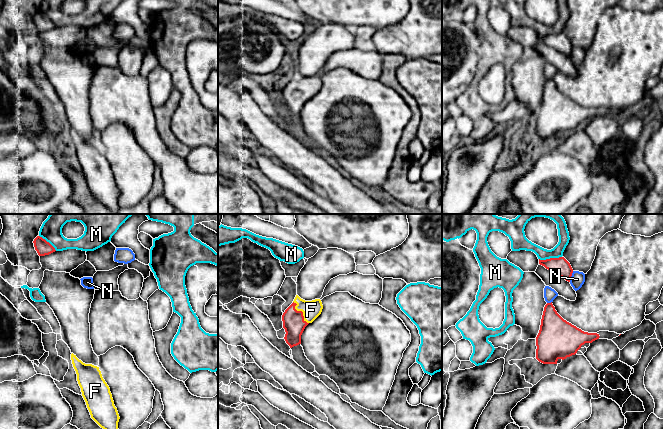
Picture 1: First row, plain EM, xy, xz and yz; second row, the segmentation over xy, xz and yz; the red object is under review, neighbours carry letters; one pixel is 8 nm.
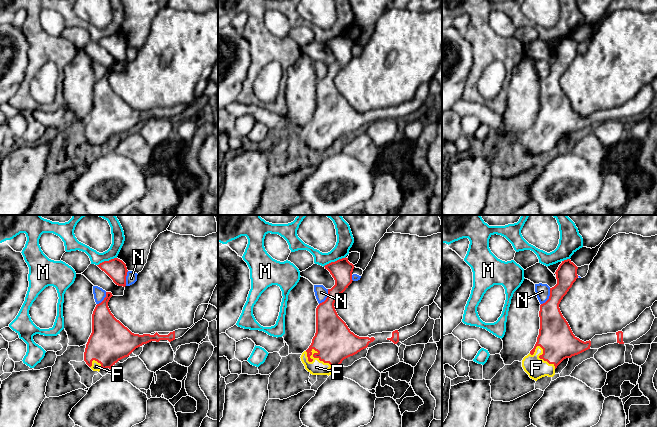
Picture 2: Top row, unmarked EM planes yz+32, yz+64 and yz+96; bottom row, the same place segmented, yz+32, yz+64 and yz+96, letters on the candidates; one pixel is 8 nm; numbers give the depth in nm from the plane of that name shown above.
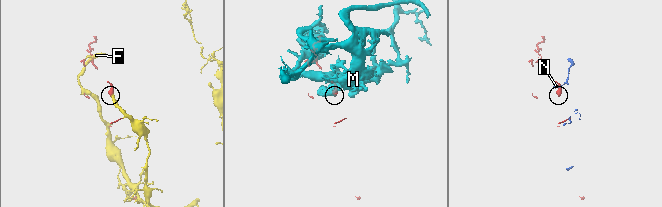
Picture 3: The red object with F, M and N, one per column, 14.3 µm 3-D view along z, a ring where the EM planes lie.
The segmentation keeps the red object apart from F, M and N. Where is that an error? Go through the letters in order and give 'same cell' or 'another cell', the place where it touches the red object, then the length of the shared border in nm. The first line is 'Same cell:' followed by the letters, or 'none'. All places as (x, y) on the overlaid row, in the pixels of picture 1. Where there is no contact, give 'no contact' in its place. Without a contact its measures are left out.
Same cell: F
F: same cell; contact xz (301, 311); length 220 nm
M: another cell; contact yz (550, 258); length 190 nm
N: another cell; contact yz (571, 275); length 90 nm

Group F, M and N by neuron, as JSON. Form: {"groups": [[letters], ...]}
{"groups": [["F"], ["M"], ["N"]]}

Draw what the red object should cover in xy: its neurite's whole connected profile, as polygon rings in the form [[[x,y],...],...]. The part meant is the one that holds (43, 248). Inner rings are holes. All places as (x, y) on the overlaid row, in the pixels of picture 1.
[[[37,236],[34,241],[34,247],[39,256],[49,255],[55,252],[55,248],[40,236]]]

